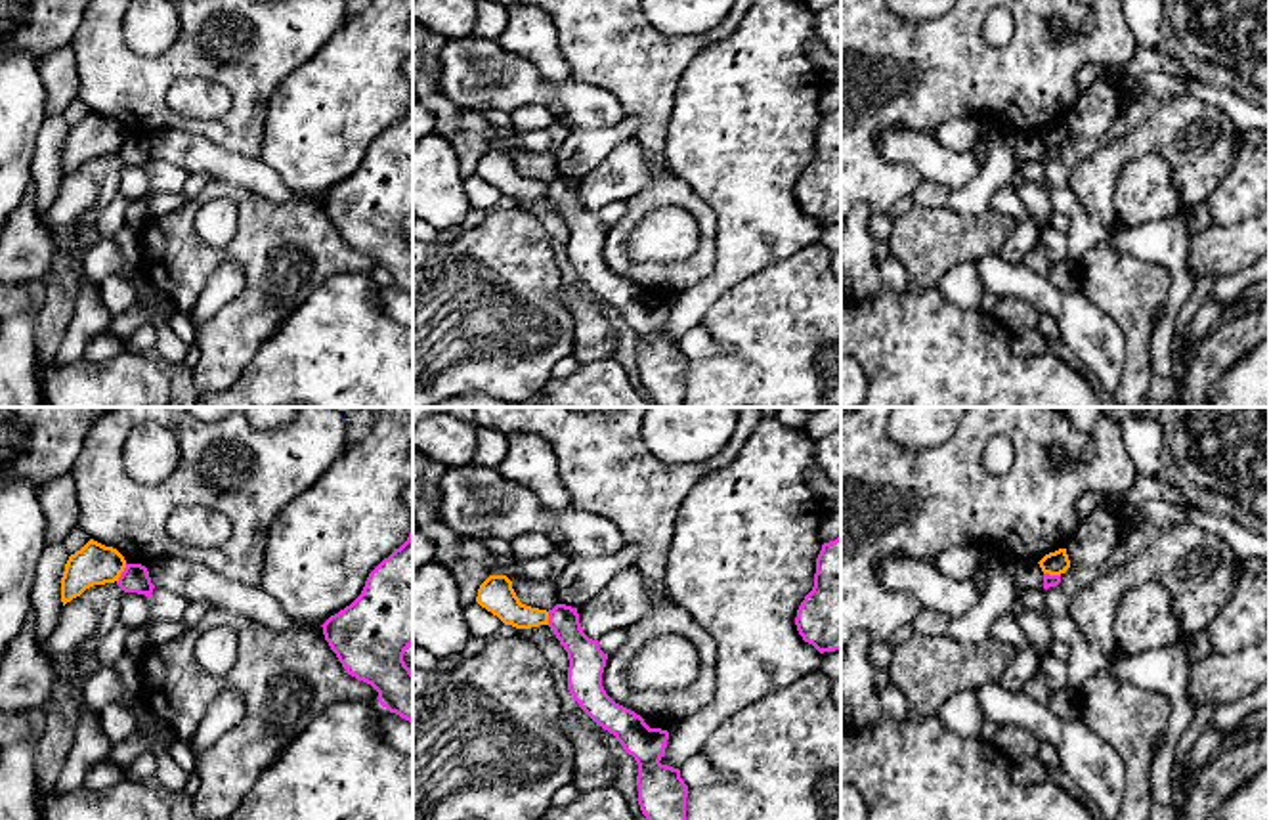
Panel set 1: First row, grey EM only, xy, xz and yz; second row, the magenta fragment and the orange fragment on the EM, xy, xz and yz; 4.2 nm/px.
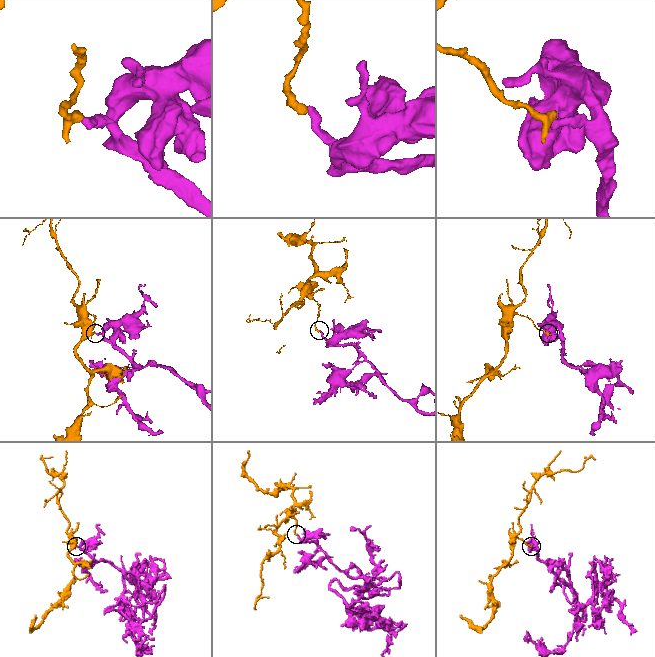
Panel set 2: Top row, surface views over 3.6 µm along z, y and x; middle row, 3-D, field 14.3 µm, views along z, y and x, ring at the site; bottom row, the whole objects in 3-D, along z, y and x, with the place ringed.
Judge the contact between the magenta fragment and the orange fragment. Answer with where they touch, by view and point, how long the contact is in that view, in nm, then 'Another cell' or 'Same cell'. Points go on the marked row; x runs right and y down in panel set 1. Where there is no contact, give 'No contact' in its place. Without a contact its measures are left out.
Touches magenta at xy (121, 574). Shared border 90 nm. Another cell

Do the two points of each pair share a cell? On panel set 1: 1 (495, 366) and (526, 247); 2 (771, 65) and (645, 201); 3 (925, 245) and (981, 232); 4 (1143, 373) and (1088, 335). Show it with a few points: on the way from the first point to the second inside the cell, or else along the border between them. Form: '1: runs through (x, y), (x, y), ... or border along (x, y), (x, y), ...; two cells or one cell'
1: runs through (497, 337), (530, 304), (526, 276); one cell
2: border along (666, 127), (666, 163), (704, 201); two cells
3: runs through (939, 239), (967, 237); one cell
4: border along (1111, 318), (1124, 343), (1124, 373), (1118, 387); two cells

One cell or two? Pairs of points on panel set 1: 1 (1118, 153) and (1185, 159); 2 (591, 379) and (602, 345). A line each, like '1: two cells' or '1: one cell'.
1: one cell
2: two cells

